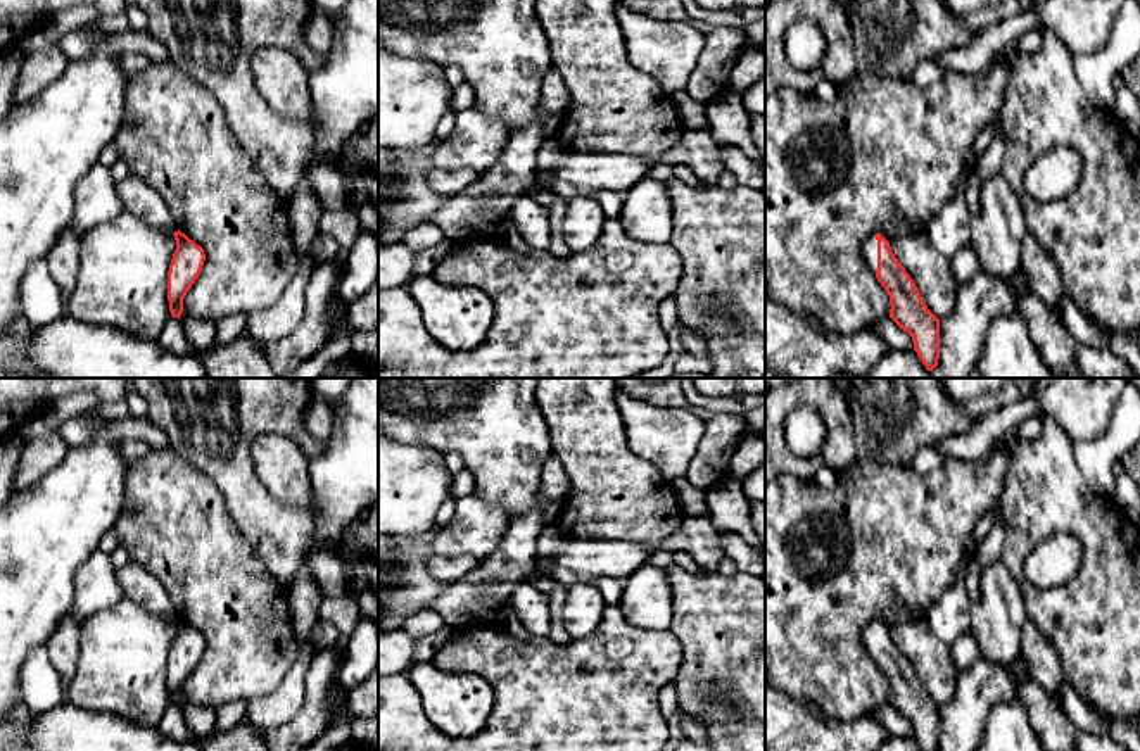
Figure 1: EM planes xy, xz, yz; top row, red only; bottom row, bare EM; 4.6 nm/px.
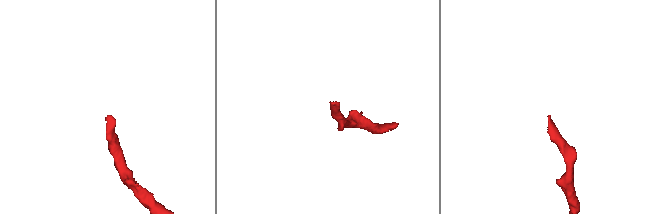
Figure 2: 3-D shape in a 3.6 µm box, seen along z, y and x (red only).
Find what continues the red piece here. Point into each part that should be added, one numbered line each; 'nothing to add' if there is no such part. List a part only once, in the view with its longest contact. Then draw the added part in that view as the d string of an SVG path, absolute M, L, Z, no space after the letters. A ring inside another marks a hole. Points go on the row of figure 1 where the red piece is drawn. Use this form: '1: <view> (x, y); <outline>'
1: yz (869, 247); M869 237L862 245L864 259L869 269L876 275L877 271L877 240L876 237Z

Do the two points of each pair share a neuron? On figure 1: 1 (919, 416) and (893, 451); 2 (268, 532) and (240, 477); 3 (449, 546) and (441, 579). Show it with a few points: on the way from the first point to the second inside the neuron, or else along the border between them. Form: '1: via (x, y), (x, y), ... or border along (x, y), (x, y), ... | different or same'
1: via (911, 425), (893, 442) | same
2: via (261, 518), (242, 491) | same
3: border along (434, 553), (443, 556), (472, 556), (479, 563) | different

